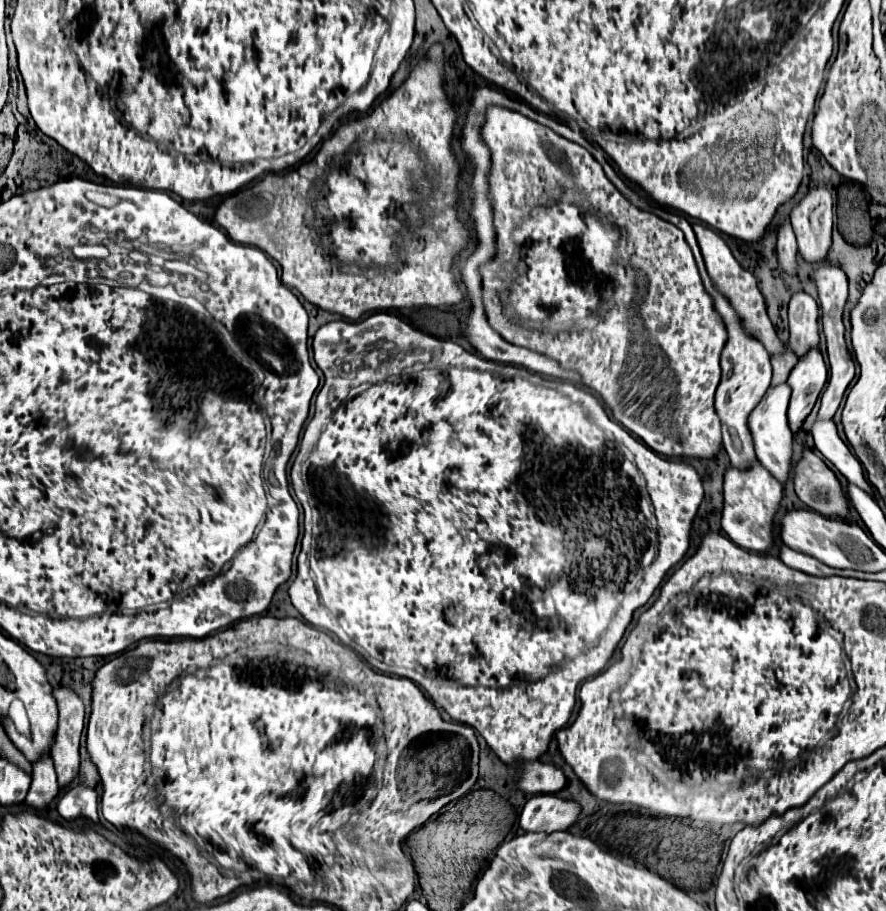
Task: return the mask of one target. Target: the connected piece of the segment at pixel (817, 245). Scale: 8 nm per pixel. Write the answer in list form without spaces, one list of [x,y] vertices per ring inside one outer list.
[[[818,187],[810,191],[792,211],[792,227],[798,239],[798,249],[804,261],[816,265],[828,257],[832,245],[832,195],[828,189]]]

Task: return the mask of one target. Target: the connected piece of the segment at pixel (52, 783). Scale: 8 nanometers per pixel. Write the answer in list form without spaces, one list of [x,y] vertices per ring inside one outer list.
[[[42,757],[38,763],[32,763],[32,767],[32,785],[24,803],[34,811],[42,811],[60,793],[60,787],[50,757]]]

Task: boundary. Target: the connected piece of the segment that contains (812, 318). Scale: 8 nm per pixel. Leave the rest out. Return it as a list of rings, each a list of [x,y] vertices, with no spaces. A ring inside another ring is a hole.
[[[794,293],[788,305],[788,323],[790,323],[790,339],[788,345],[796,357],[804,357],[810,349],[820,347],[820,331],[818,331],[820,309],[818,303],[808,293]]]

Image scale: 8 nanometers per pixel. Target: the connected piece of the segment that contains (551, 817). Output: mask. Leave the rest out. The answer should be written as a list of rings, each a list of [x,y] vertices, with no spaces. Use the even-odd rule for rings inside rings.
[[[534,795],[526,801],[520,813],[520,827],[524,831],[566,831],[580,815],[580,805],[576,801],[566,801],[556,795]]]

